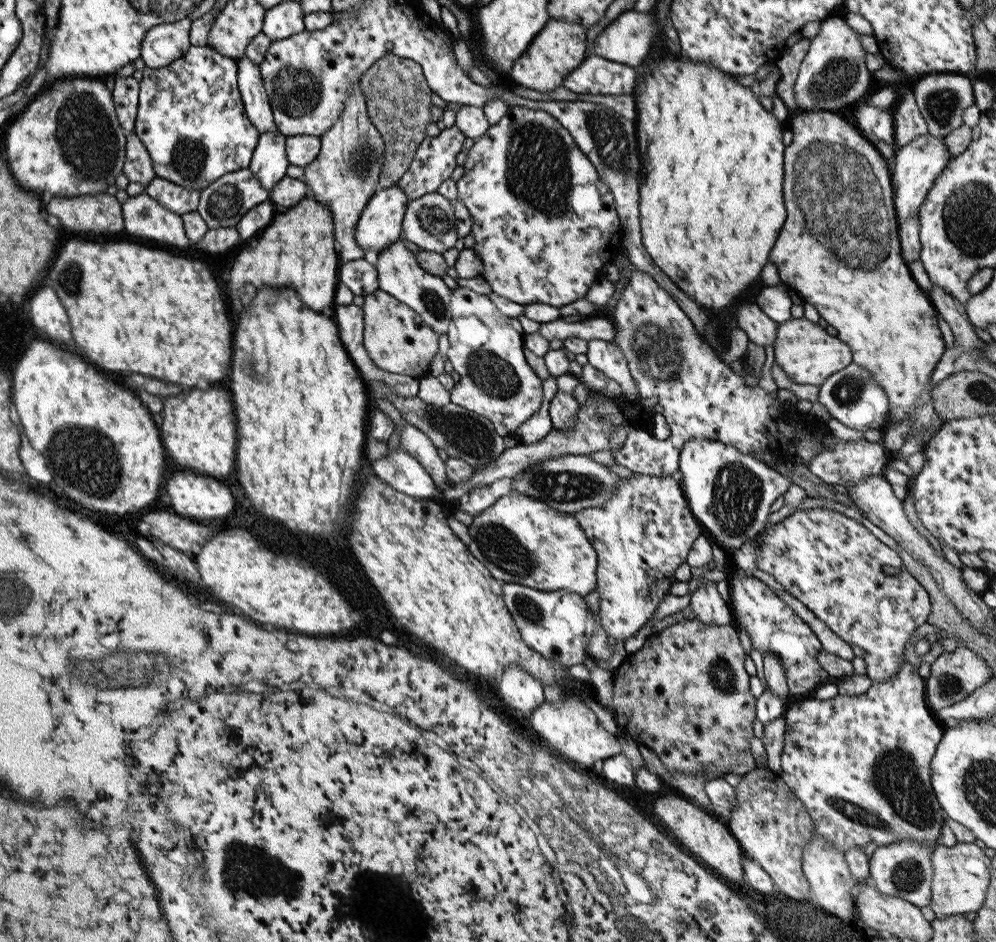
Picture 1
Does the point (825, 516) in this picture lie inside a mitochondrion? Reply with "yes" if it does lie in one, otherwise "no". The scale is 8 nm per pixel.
no

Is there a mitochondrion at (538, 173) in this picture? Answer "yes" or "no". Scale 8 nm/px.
yes

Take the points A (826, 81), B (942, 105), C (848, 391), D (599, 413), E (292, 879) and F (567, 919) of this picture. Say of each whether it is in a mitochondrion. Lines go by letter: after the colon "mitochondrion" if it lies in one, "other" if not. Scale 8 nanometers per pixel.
A: mitochondrion
B: mitochondrion
C: mitochondrion
D: mitochondrion
E: other
F: other

